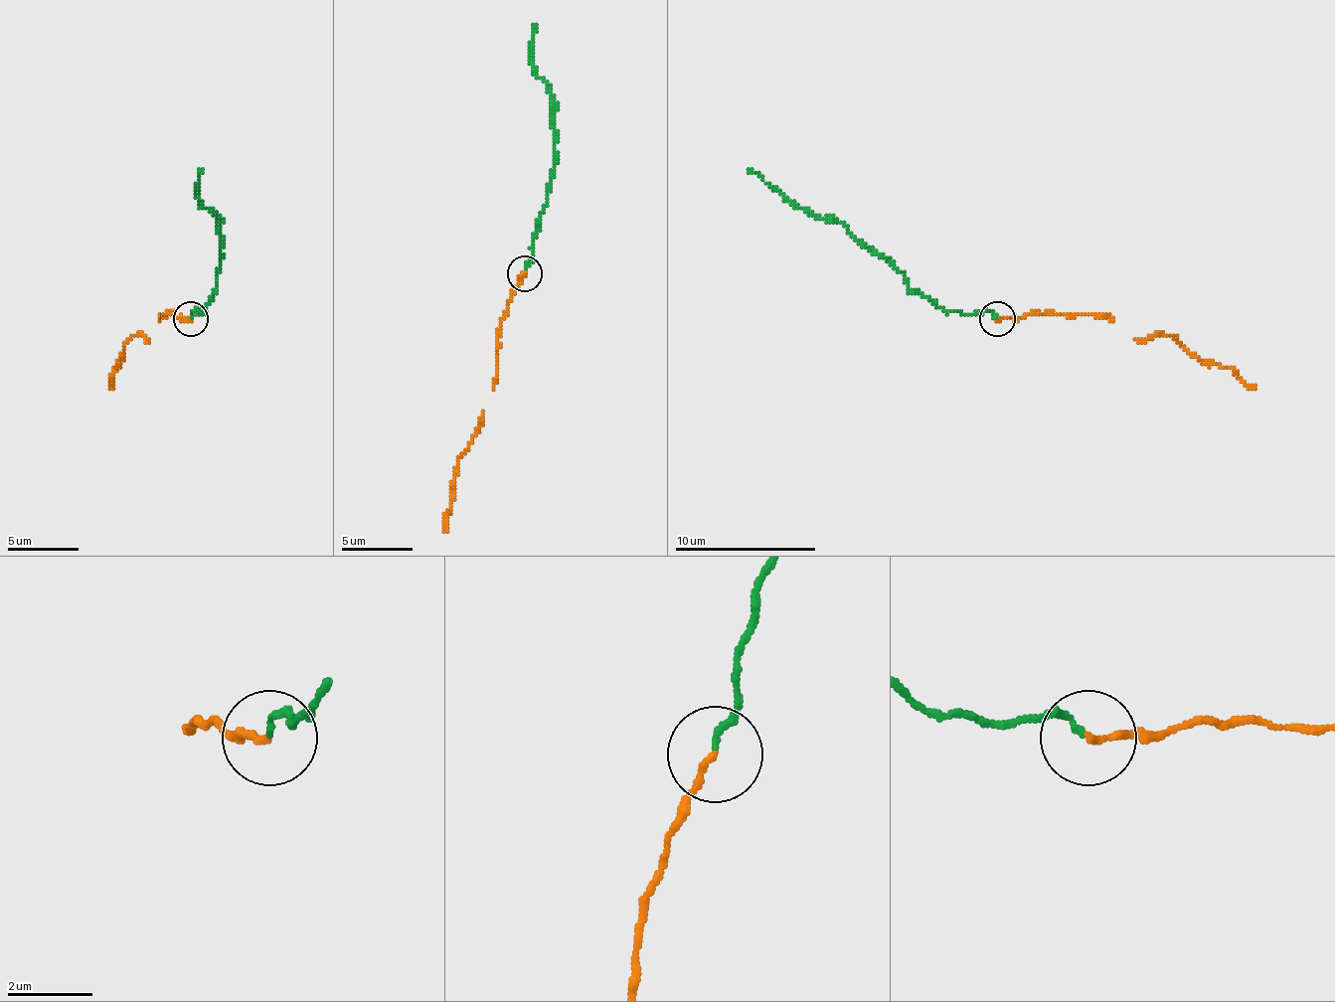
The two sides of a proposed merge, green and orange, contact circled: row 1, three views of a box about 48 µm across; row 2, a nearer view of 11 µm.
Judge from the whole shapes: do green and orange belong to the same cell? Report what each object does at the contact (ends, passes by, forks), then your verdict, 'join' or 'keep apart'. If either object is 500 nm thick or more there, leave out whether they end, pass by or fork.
green ends there; orange ends there; join

